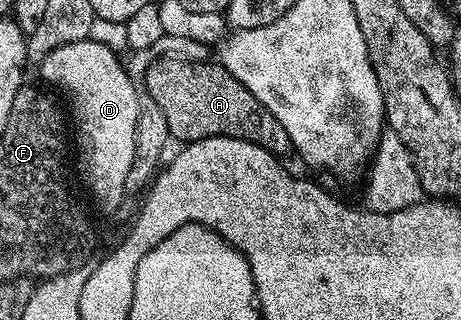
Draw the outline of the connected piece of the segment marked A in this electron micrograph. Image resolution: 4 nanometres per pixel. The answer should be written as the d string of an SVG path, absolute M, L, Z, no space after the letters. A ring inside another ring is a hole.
M156 55L148 62L144 75L146 91L162 109L170 138L178 139L180 143L191 143L211 137L229 137L254 143L277 159L284 159L287 153L291 154L292 140L290 135L286 135L282 123L278 123L278 119L274 119L274 115L270 115L270 111L266 111L266 107L258 103L258 99L254 99L254 95L250 95L250 91L246 91L246 87L242 87L242 83L238 83L238 79L234 79L234 75L226 71L223 65L211 63L212 61L208 59L187 61L179 55Z

